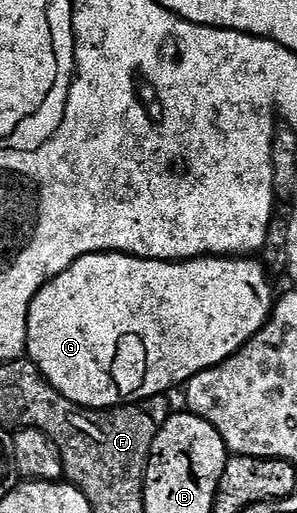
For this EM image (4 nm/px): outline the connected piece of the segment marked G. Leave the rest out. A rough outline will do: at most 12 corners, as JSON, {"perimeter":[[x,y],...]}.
{"perimeter":[[88,253],[28,308],[81,409],[167,394],[272,316],[248,255]]}

